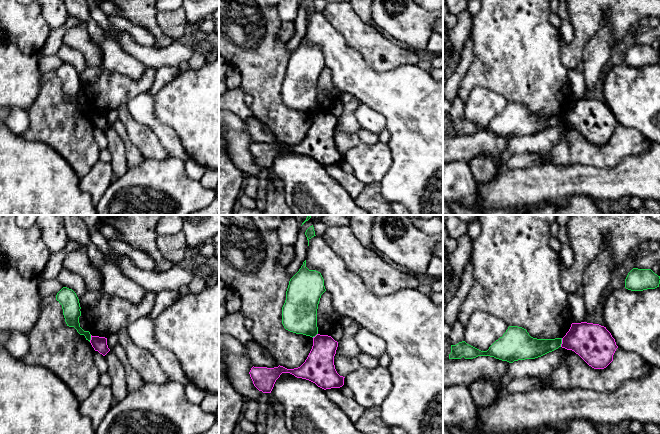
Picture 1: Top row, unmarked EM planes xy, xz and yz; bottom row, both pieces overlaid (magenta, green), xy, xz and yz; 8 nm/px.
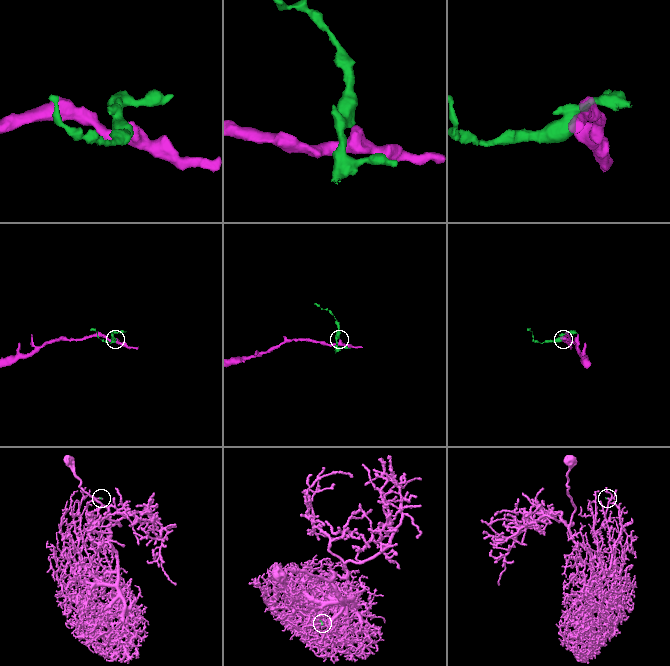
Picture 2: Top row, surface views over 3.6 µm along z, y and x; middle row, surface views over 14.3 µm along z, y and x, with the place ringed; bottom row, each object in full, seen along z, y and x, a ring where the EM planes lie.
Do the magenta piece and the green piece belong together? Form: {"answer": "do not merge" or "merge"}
{"answer": "do not merge"}

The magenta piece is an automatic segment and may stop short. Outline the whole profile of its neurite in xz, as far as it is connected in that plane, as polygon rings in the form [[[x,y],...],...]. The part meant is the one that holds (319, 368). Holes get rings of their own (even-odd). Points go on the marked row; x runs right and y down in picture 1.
[[[317,334],[313,337],[313,346],[307,359],[300,367],[287,369],[280,365],[274,368],[253,366],[249,374],[254,386],[263,393],[271,393],[282,373],[309,380],[324,390],[340,388],[344,385],[345,377],[340,376],[335,369],[337,347],[338,342],[331,336]]]

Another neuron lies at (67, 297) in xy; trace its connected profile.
[[[63,287],[56,295],[56,300],[62,305],[63,315],[67,326],[74,327],[80,335],[84,335],[90,342],[91,334],[80,327],[79,317],[81,307],[76,293],[67,287]]]

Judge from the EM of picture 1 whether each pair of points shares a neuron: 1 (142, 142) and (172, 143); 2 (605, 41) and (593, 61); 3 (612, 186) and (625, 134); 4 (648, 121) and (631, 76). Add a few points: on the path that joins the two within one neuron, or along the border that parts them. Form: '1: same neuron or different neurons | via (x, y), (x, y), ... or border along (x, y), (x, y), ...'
1: different neurons | border along (145, 124), (154, 133), (159, 143), (169, 155)
2: same neuron | via (600, 46), (595, 56)
3: different neurons | border along (639, 154), (626, 156), (610, 168), (595, 167)
4: same neuron | via (648, 110), (648, 105), (631, 87)

